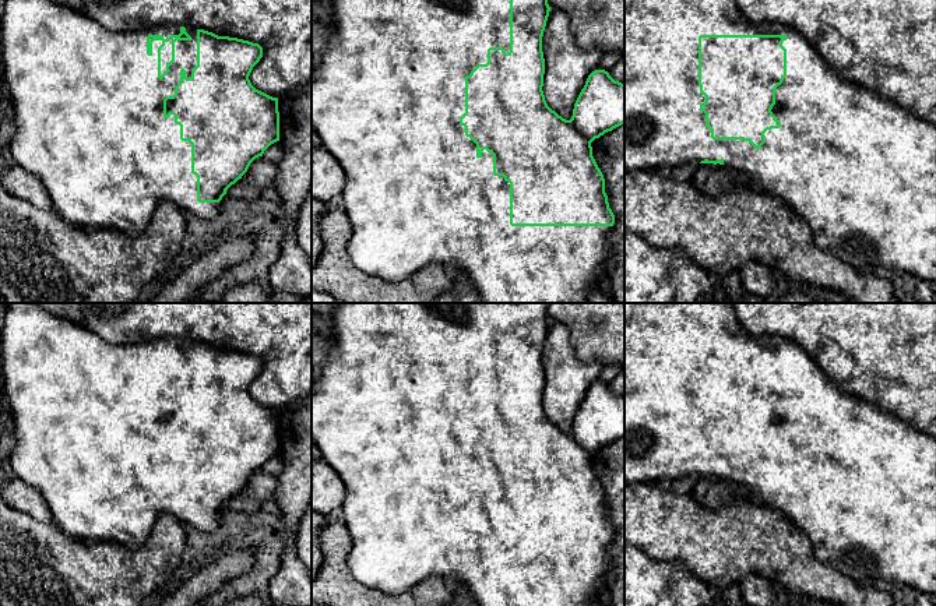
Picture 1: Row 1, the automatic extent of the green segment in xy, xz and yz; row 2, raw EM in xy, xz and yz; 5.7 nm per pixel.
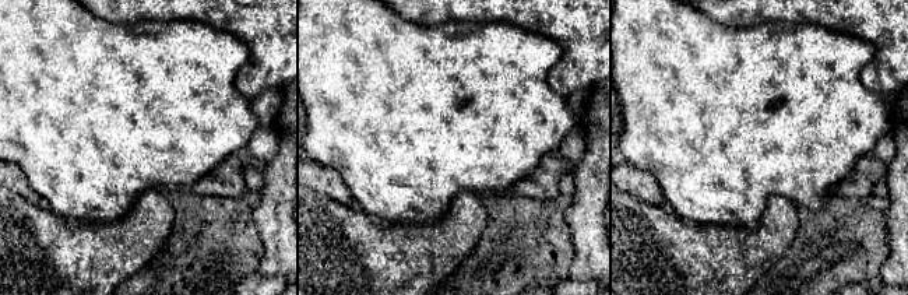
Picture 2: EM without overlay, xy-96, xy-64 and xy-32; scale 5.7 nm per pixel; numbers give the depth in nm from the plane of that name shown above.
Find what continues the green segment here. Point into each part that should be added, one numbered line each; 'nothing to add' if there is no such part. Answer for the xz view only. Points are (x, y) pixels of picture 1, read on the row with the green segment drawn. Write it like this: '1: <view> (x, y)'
1: xz (386, 101)

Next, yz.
1: yz (861, 171)

